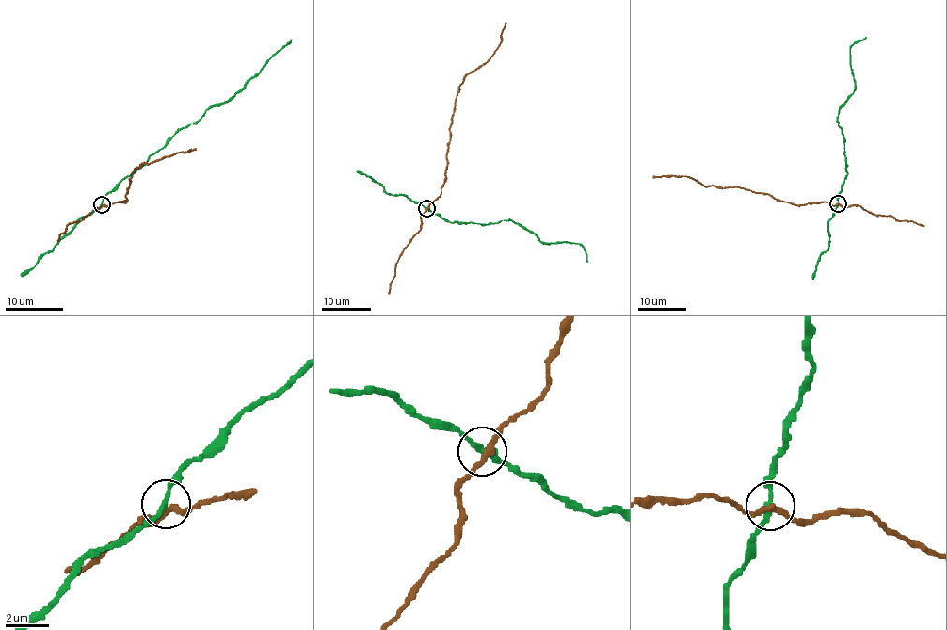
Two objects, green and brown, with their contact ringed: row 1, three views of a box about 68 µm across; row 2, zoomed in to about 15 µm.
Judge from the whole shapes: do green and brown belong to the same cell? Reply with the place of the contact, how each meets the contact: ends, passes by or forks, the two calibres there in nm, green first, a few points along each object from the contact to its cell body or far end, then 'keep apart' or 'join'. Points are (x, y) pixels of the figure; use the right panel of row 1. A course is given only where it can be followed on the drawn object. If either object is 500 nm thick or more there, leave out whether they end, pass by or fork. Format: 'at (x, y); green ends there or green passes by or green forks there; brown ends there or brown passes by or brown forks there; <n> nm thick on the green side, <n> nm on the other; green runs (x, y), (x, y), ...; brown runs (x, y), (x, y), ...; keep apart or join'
at (838, 203); green passes by; brown passes by; 240 nm thick on the green side, 280 nm on the other; green runs (838, 204), (841, 185), (847, 175), (844, 138), (838, 125), (838, 114), (854, 89), (849, 48), (866, 38); brown runs (839, 204), (823, 201), (798, 205), (743, 187), (702, 185), (684, 175), (653, 177); keep apart

